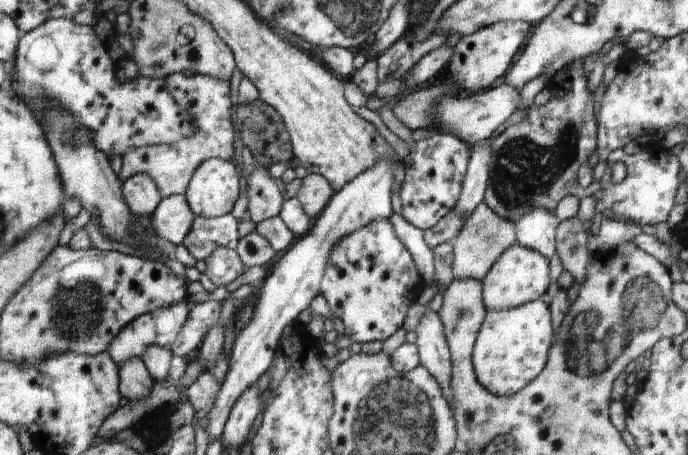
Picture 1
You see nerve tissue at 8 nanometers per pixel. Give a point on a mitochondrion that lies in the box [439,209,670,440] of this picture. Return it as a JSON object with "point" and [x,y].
{"point":[608,339]}

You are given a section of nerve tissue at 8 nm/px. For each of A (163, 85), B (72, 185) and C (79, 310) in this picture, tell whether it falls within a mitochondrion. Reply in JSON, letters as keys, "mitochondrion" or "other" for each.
{"A":"other","B":"other","C":"mitochondrion"}

